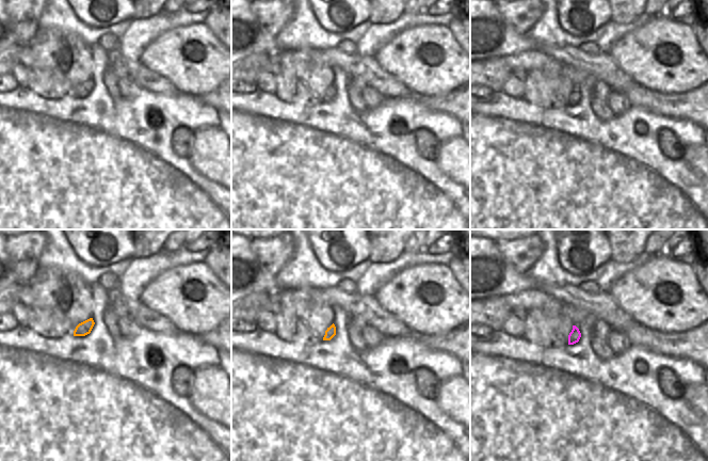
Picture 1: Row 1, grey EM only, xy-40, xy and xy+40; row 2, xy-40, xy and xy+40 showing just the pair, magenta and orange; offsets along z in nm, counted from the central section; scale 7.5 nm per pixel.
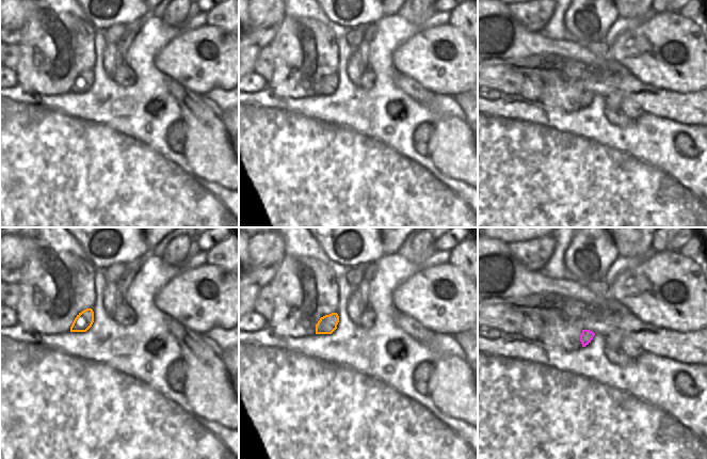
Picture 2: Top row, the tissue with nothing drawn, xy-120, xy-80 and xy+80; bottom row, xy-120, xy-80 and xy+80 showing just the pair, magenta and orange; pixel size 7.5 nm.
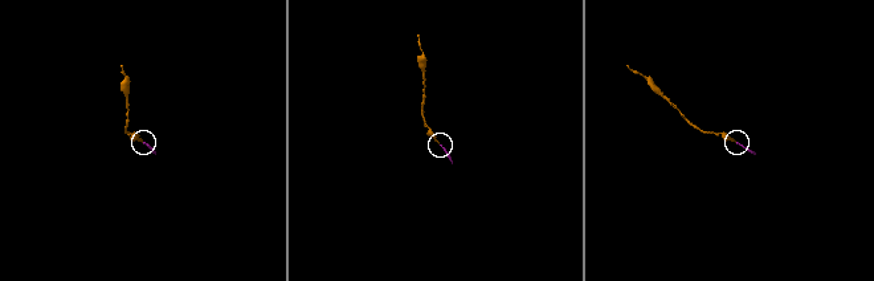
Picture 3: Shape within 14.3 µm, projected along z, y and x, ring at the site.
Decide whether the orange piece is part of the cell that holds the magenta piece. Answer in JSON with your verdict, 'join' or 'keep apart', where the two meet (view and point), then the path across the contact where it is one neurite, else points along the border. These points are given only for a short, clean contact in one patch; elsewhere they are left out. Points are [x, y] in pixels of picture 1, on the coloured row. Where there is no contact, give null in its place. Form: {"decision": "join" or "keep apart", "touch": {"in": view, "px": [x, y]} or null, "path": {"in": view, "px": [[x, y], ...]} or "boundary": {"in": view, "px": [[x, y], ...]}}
{"decision": "join", "touch": null}

